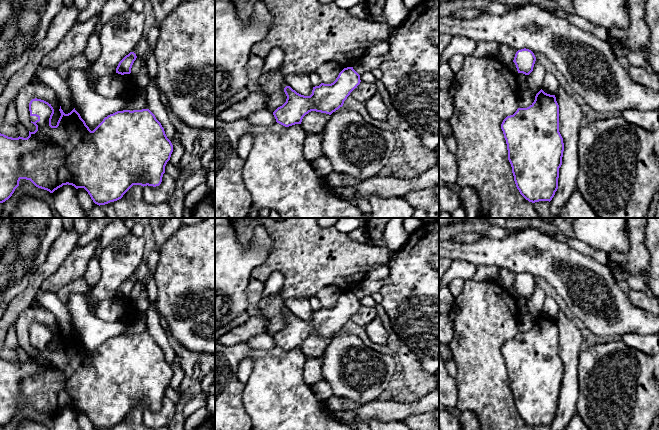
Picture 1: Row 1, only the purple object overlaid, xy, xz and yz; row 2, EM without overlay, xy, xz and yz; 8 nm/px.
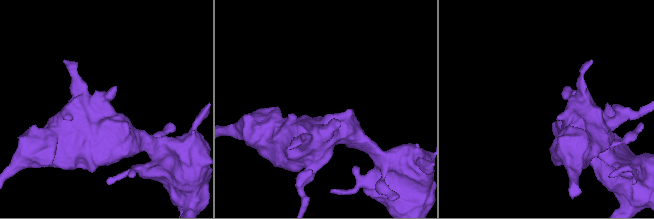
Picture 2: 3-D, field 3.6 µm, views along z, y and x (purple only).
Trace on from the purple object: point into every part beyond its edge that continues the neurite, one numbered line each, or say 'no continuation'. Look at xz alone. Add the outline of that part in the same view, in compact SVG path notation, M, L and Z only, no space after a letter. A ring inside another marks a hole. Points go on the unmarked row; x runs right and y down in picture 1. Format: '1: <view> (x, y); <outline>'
no continuation

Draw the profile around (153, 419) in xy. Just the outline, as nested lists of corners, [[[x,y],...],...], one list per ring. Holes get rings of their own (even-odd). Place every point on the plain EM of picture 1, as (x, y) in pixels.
[[[167,397],[163,398],[159,410],[144,410],[143,421],[149,428],[161,428],[167,426],[175,417],[176,405]]]

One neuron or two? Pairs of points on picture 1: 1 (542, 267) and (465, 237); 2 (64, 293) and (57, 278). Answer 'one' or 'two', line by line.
1: two
2: two

